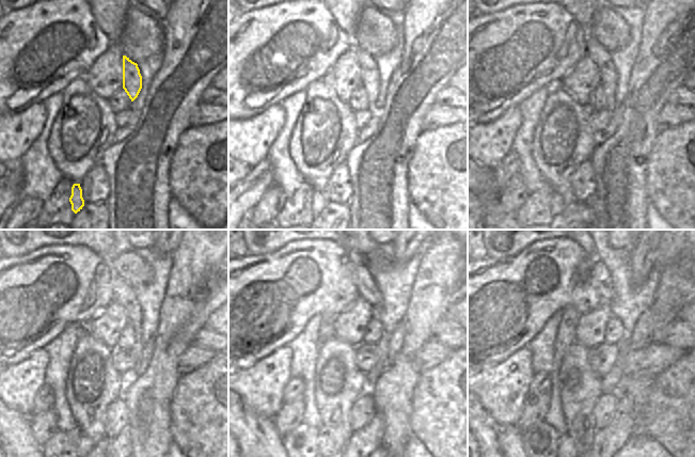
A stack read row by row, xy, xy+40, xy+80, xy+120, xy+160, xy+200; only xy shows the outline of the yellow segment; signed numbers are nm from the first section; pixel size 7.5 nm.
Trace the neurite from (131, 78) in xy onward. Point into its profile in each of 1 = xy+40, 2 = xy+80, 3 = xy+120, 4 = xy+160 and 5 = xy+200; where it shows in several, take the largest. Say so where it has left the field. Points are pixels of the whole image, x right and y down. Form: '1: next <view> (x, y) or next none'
1: next xy+40 (369, 71)
2: next xy+80 (597, 52)
3: next xy+120 (121, 292)
4: next xy+160 (368, 299)
5: next xy+200 (606, 299)

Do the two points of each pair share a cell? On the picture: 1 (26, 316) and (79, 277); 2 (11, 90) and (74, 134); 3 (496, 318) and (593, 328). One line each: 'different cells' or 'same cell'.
1: same cell
2: different cells
3: different cells

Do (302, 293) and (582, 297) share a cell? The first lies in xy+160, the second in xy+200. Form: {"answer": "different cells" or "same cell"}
{"answer": "same cell"}

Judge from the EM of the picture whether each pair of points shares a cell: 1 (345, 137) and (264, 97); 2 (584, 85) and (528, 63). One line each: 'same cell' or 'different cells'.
1: different cells
2: different cells

